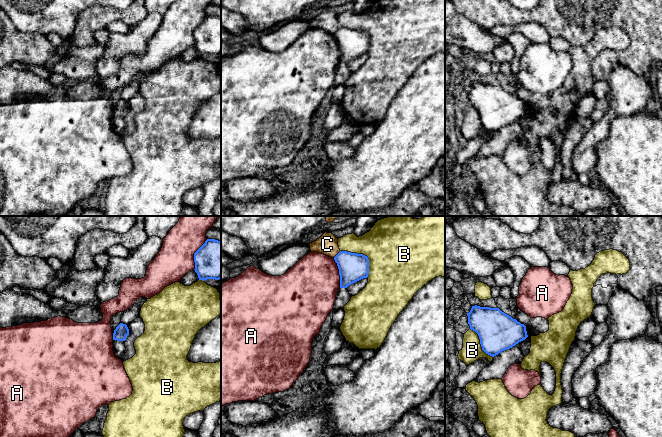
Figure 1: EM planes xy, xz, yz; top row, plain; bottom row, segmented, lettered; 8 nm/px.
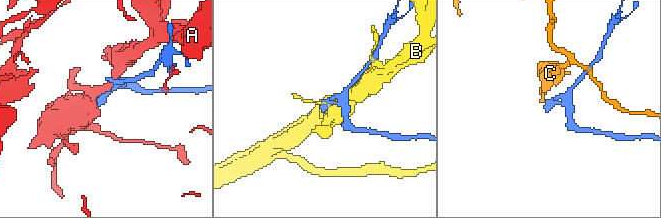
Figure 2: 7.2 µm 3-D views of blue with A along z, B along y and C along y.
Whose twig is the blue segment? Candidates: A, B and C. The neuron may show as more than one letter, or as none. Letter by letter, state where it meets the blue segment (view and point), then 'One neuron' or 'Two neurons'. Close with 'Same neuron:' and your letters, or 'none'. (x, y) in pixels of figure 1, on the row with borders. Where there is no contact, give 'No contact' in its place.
A: Touches blue at xy (194, 254). Two neurons
B: Touches blue at xz (362, 254). Two neurons
C: Touches blue at xz (337, 254). Two neurons
Same neuron: none

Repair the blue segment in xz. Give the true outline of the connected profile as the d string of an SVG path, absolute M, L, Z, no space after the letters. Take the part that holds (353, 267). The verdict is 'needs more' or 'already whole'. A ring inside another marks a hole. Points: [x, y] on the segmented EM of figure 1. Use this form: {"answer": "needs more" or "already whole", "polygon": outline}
{"answer": "needs more", "polygon": "M340 251L335 257L340 275L340 288L336 294L333 310L342 309L351 299L347 287L369 274L369 259L363 254Z"}

